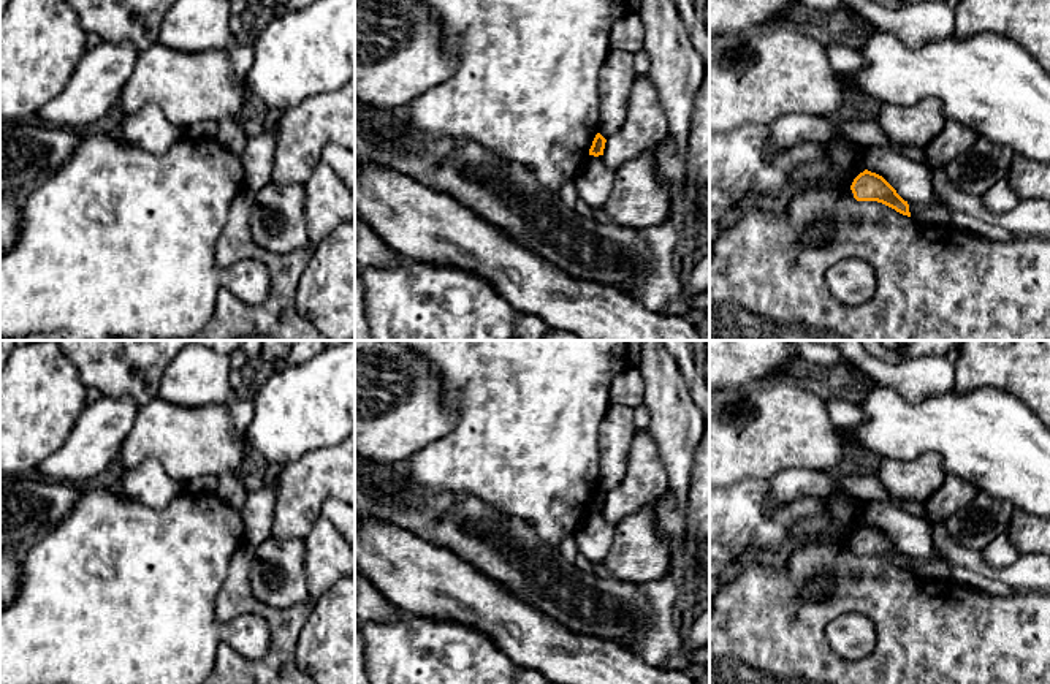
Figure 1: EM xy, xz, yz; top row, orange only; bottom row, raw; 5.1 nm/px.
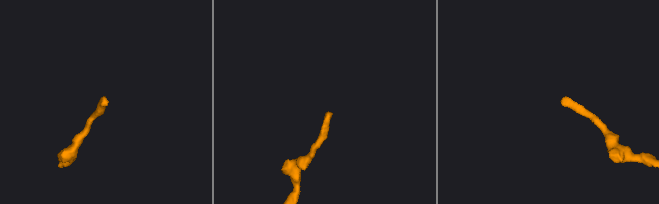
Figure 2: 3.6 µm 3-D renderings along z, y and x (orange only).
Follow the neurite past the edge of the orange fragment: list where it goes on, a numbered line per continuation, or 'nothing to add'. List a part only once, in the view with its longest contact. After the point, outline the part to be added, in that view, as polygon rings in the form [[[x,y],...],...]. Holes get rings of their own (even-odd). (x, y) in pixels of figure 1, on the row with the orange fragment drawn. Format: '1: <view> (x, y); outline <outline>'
nothing to add

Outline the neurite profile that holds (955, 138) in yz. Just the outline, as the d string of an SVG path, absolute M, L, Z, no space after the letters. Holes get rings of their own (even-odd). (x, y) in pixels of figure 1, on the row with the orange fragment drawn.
M945 120L941 133L923 149L923 165L928 171L933 168L944 168L958 155L964 154L977 138L979 135L969 127L957 120Z

